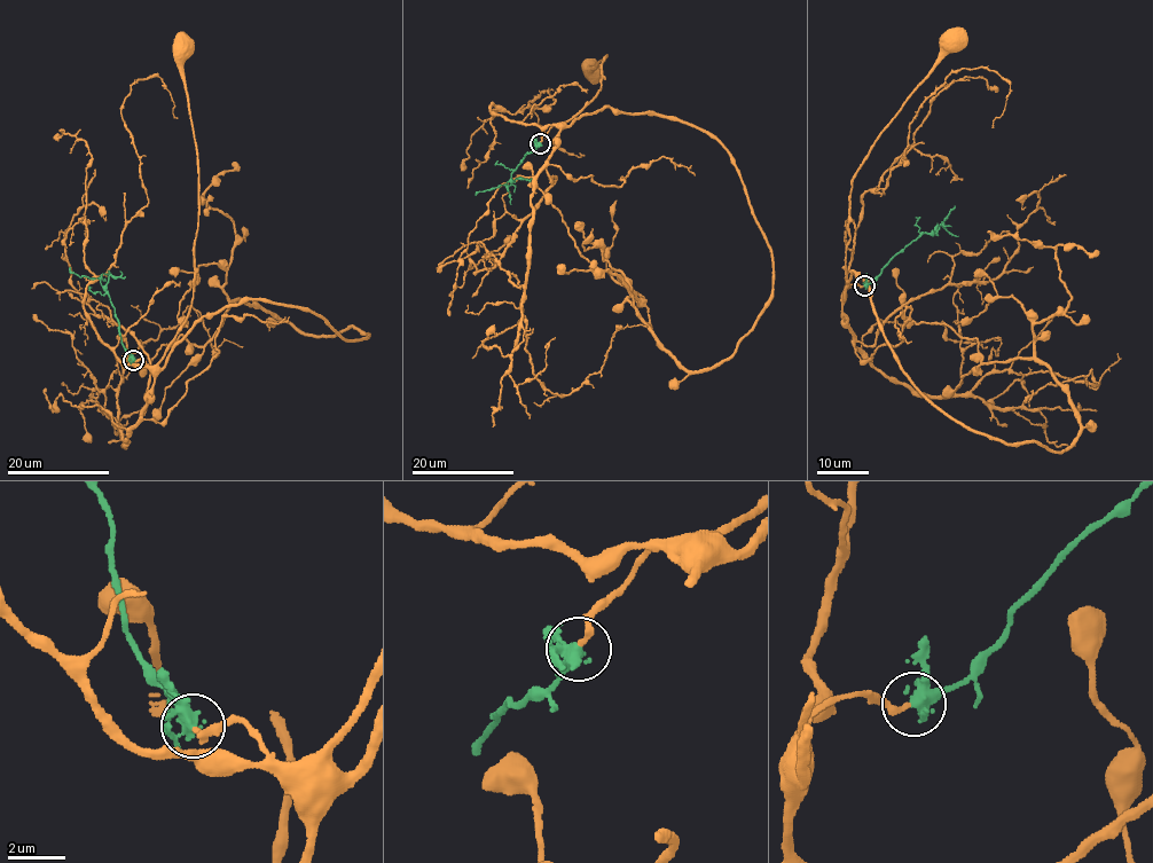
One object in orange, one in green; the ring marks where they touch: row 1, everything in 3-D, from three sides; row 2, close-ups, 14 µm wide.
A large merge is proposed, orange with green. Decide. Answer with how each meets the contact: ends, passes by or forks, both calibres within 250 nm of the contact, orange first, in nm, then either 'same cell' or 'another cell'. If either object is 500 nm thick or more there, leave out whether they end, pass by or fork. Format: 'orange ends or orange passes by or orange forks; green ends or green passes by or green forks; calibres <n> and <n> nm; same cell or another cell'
orange ends; green forks; calibres 220 and 320 nm; same cell

